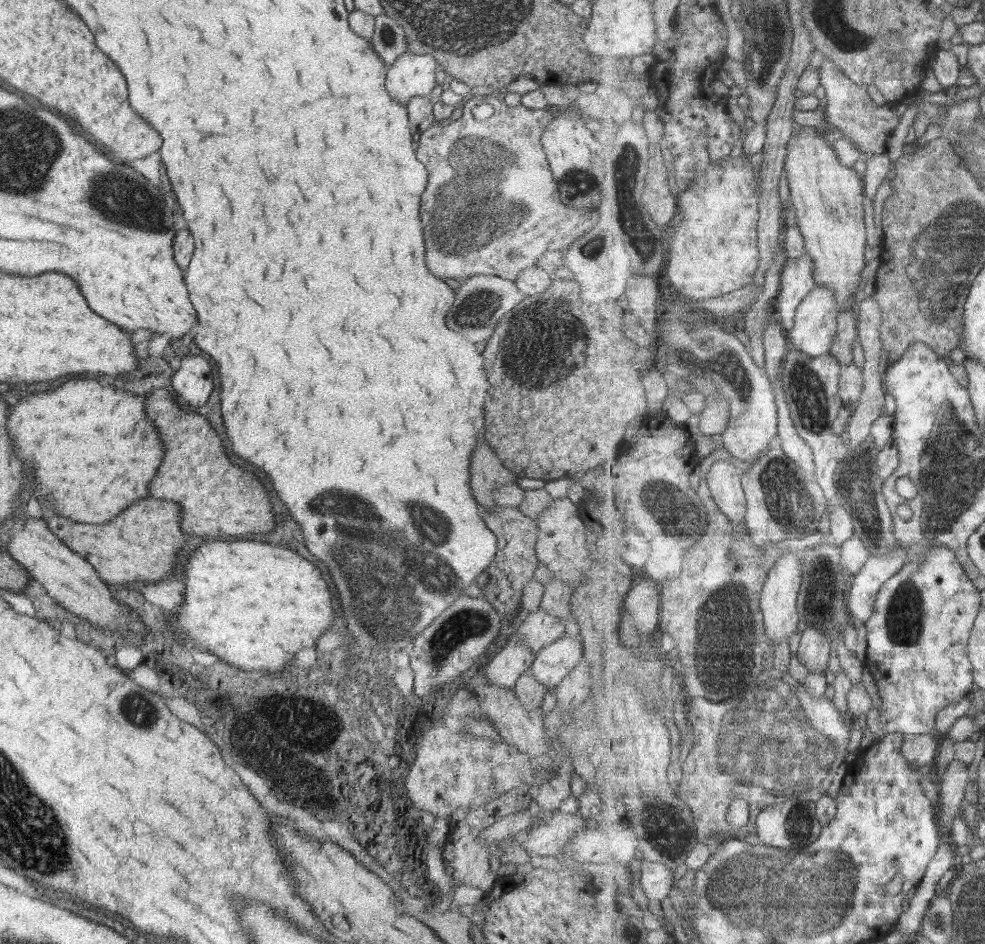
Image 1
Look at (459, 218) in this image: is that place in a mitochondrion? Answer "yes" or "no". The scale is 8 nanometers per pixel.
yes

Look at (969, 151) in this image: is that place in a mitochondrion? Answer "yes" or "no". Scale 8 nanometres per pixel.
no

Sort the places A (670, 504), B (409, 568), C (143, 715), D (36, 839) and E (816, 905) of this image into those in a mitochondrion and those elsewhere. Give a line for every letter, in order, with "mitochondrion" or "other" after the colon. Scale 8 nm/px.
A: mitochondrion
B: mitochondrion
C: mitochondrion
D: mitochondrion
E: mitochondrion

